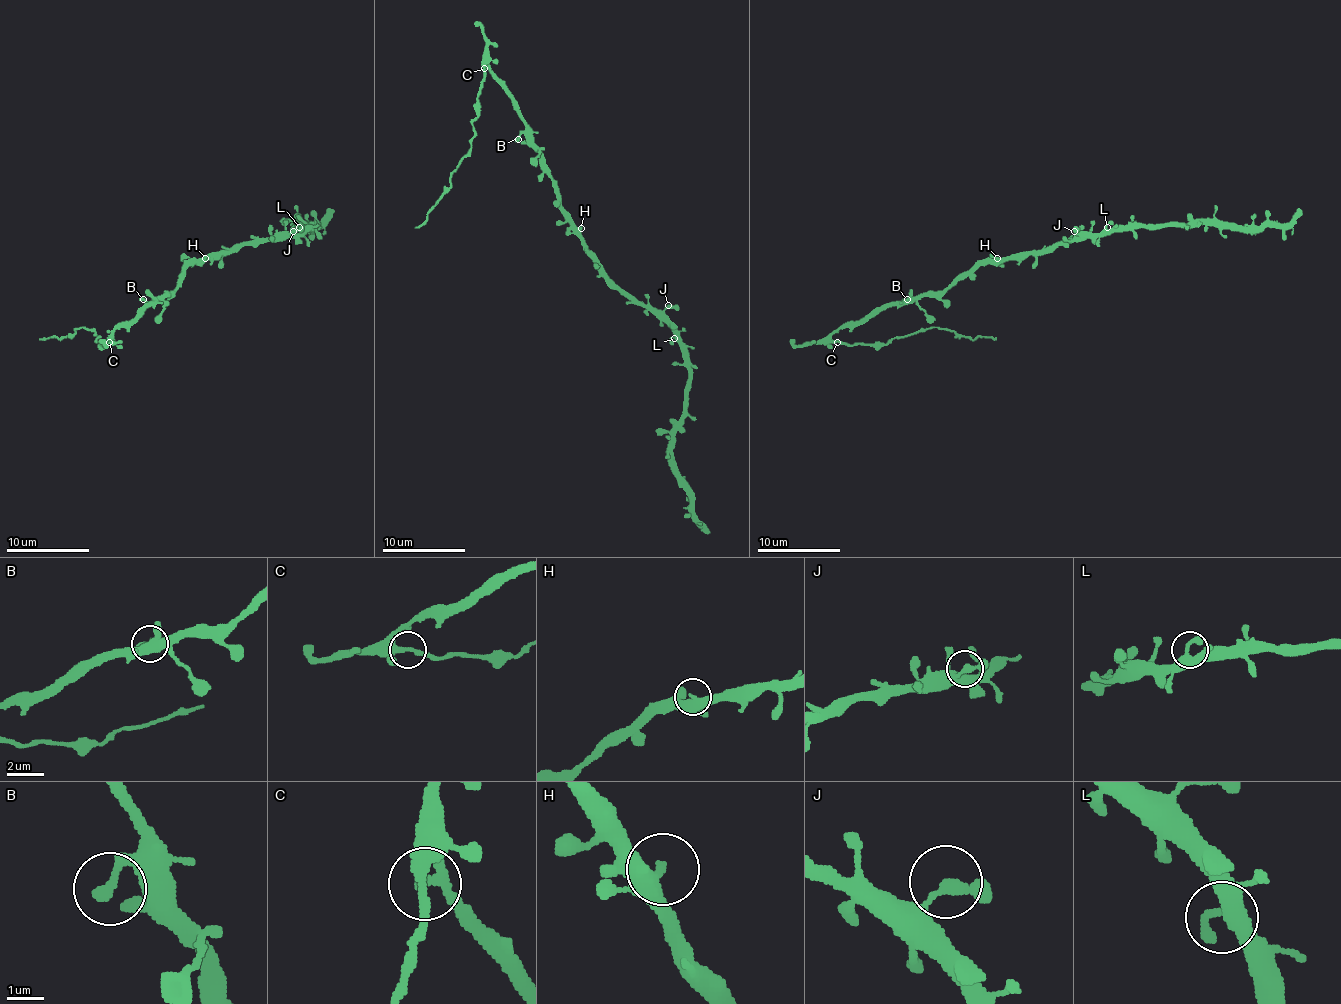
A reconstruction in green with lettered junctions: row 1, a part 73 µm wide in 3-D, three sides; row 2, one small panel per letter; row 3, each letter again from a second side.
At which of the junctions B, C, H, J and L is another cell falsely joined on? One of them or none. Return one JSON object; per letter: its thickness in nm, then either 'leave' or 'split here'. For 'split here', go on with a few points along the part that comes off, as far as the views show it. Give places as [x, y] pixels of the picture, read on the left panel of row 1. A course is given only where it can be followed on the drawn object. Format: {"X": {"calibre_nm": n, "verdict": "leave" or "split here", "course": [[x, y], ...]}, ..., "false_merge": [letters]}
{"B": {"calibre_nm": 340, "verdict": "leave"}, "C": {"calibre_nm": 320, "verdict": "split here", "course": [[109, 341], [105, 345], [101, 343], [93, 331], [80, 326], [72, 335], [39, 339]]}, "H": {"calibre_nm": 280, "verdict": "leave"}, "J": {"calibre_nm": 240, "verdict": "leave"}, "L": {"calibre_nm": 320, "verdict": "leave"}, "false_merge": ["C"]}

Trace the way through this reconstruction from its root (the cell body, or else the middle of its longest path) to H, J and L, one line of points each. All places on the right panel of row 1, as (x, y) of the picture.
H: (980, 264), (997, 258)
J: (980, 264), (1042, 254), (1055, 245), (1078, 239), (1080, 237), (1074, 231)
L: (980, 264), (1042, 254), (1067, 241), (1082, 241), (1090, 235), (1099, 235), (1107, 227)

